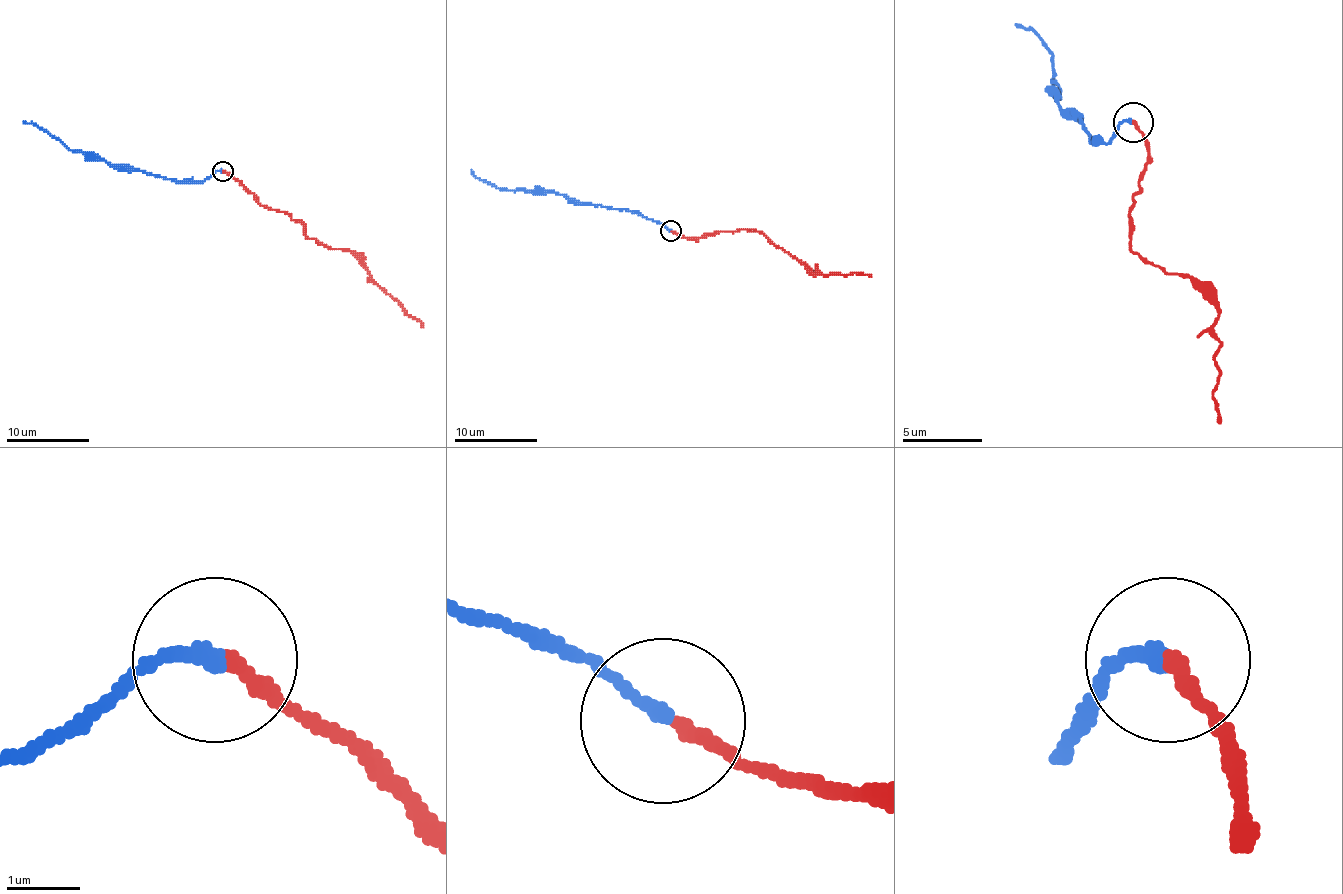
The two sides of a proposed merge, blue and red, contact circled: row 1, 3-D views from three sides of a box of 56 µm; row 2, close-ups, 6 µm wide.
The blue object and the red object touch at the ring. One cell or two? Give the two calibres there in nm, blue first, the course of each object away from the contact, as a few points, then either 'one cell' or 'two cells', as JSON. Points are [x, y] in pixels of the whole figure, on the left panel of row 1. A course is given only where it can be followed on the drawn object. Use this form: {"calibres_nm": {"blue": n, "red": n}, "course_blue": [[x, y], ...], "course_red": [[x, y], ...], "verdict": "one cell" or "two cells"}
{"calibres_nm": {"blue": 200, "red": 180}, "course_blue": [[223, 170], [202, 181], [124, 170], [108, 162], [89, 160], [23, 121]], "course_red": [[223, 170], [262, 205], [297, 220], [308, 236], [332, 249], [349, 251], [423, 327]], "verdict": "one cell"}

